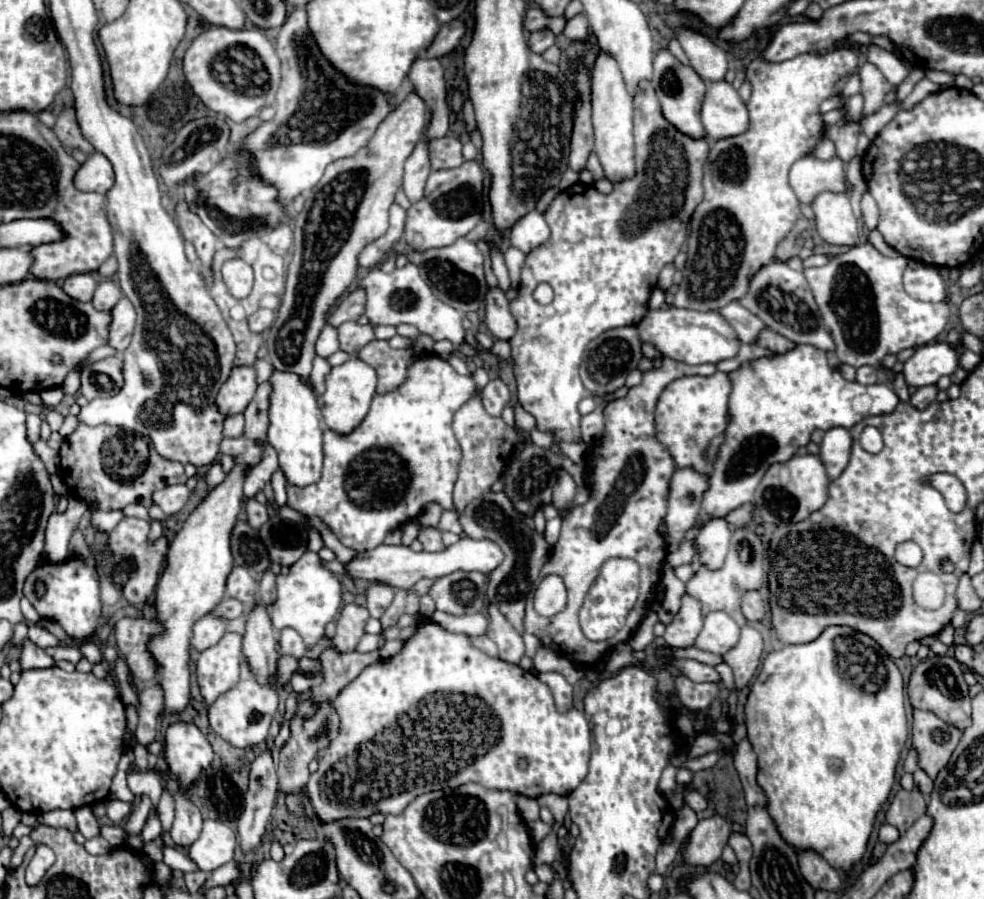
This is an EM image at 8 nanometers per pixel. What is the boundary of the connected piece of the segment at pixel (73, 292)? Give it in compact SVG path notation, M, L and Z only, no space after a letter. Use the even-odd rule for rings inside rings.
M80 273L80 275L70 275L64 285L64 293L74 297L76 301L92 301L94 289L96 289L96 279L90 273Z

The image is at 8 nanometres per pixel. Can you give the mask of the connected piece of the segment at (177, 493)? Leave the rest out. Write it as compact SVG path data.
M172 485L172 487L166 487L152 495L154 503L160 505L162 511L168 515L178 513L186 505L188 497L190 497L190 489L186 485Z

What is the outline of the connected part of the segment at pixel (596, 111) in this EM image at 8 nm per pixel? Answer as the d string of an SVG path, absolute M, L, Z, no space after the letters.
M600 51L592 73L592 123L596 135L596 155L604 169L604 177L612 183L634 177L634 133L632 133L632 95L628 93L618 63L608 53Z

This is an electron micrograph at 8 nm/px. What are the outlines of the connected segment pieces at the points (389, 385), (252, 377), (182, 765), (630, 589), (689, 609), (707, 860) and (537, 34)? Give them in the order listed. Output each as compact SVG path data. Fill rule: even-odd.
M378 339L364 345L356 353L356 357L376 369L378 375L376 393L394 391L404 381L406 367L416 359L410 349L392 349L388 341L378 341Z
M234 367L230 377L224 381L224 385L218 391L216 405L218 409L228 417L242 413L246 405L252 401L254 391L256 391L256 371L254 367Z
M170 723L166 729L164 759L170 771L178 777L182 789L190 789L212 761L214 751L206 735L192 723Z
M610 559L606 561L606 565L602 565L598 579L590 587L580 609L580 627L590 641L606 641L624 627L624 621L638 599L638 573L638 563L632 559Z
M684 595L682 597L682 607L680 607L678 615L666 627L664 641L672 649L686 649L686 647L694 645L700 629L702 629L700 603L694 597Z
M722 815L698 821L682 849L684 861L694 867L710 867L716 859L720 859L730 831L732 825Z
M542 29L542 31L534 31L528 37L528 45L534 53L544 53L548 47L552 47L556 41L556 35L550 29Z

